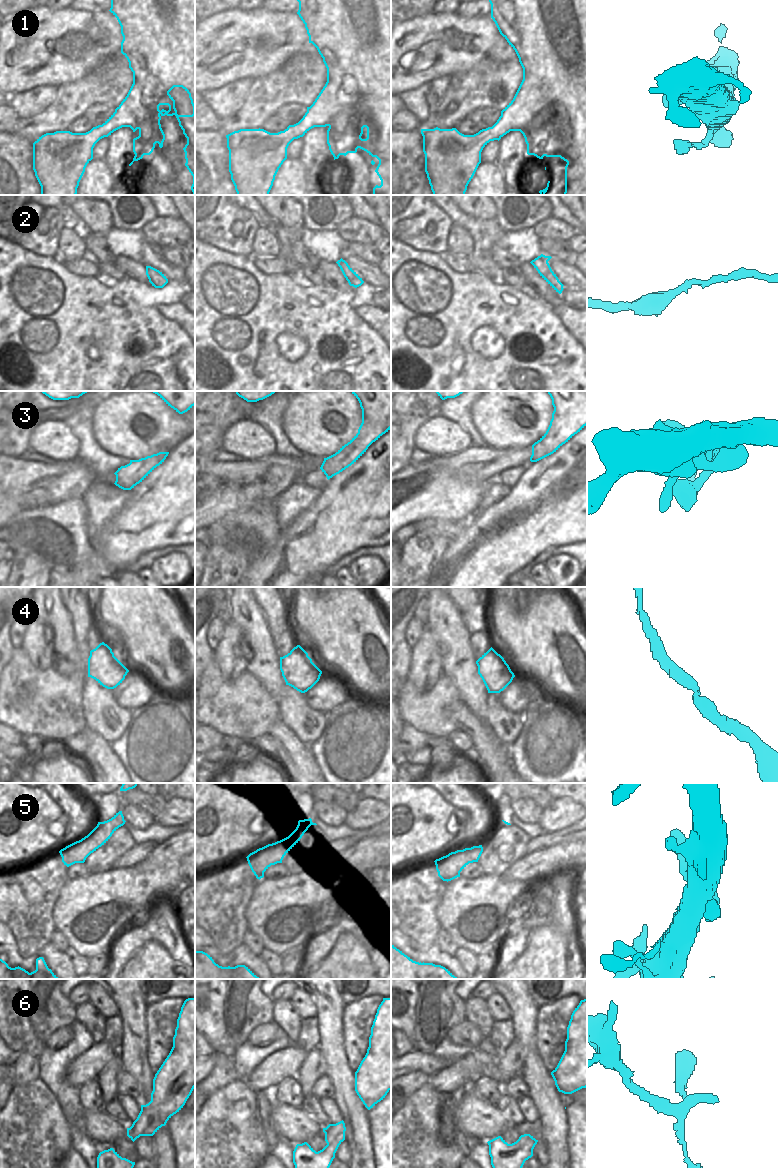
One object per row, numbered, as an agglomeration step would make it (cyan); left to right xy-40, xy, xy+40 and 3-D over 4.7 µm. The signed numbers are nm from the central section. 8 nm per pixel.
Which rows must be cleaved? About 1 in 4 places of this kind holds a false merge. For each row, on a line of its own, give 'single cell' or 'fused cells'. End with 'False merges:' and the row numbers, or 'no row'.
1: single cell
2: single cell
3: single cell
4: single cell
5: single cell
6: single cell
False merges: no row

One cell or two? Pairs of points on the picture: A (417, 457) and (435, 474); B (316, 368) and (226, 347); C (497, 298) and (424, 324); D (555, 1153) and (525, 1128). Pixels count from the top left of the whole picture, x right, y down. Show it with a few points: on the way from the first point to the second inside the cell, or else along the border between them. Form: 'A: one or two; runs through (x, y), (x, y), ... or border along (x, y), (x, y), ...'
A: two; border along (427, 461), (410, 464)
B: one; runs through (294, 368), (248, 368)
C: one; runs through (479, 316), (472, 323), (442, 323)
D: two; border along (539, 1121), (541, 1139)

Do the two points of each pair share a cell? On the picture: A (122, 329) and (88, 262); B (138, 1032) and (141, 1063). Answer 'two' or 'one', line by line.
A: two
B: one

